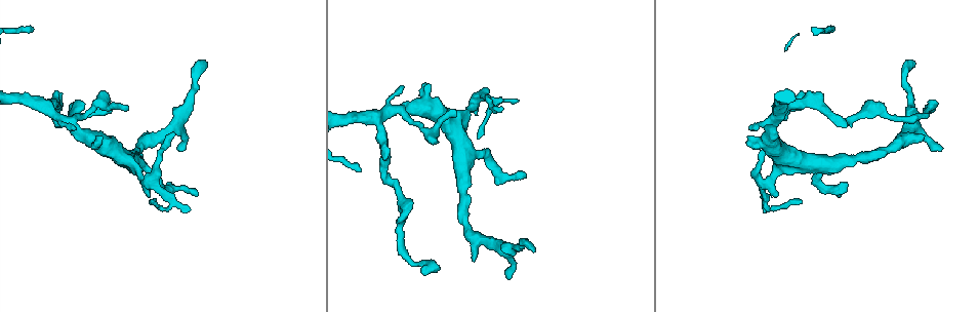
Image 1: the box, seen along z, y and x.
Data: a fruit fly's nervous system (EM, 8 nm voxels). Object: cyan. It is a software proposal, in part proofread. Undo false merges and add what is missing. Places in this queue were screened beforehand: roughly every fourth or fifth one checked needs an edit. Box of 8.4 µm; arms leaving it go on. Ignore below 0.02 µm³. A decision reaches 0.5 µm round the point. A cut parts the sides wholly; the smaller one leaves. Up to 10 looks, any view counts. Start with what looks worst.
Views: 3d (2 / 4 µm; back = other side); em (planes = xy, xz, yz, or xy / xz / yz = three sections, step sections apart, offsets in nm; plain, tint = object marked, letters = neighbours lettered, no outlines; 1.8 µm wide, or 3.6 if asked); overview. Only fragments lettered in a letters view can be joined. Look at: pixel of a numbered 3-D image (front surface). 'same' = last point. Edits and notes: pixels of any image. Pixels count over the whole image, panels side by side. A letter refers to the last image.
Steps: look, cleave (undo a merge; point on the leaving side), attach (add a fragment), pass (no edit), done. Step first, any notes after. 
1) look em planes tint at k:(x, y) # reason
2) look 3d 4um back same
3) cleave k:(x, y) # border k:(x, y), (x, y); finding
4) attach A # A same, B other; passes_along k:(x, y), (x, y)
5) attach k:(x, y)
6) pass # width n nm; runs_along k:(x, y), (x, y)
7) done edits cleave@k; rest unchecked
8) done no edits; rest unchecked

look em yz step 8 letters at 1:(941, 150) # an open end

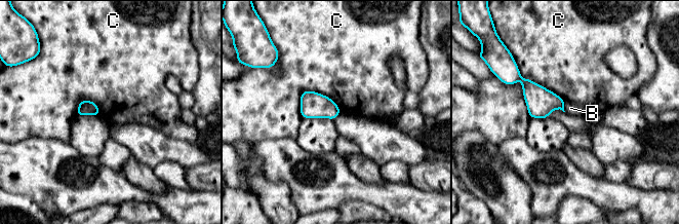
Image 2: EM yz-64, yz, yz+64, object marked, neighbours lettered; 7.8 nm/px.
look em planes letters same # another direction

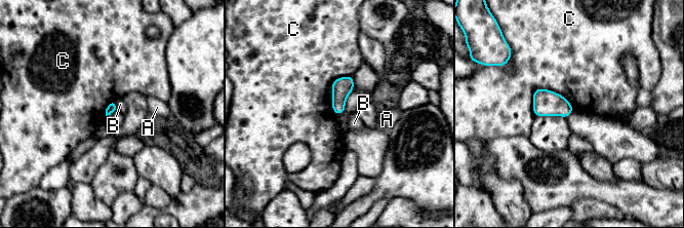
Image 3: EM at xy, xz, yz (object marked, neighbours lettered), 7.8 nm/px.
pass # A other, B other, C other; border 3:(532, 91), (551, 89), (574, 108); none of them fits

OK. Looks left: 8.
look em xy step 4 letters at 1:(526, 177) # branch stops here

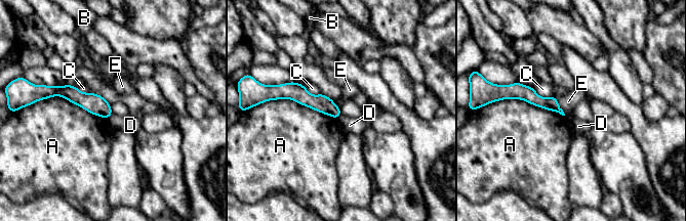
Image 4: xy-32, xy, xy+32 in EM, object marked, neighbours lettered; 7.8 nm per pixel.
look em planes letters same # cut it another way

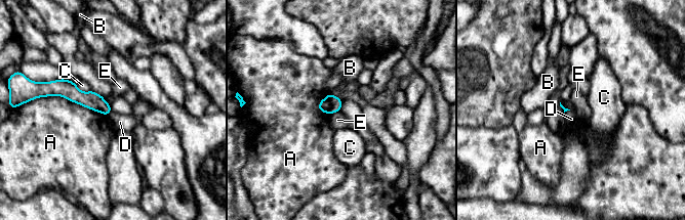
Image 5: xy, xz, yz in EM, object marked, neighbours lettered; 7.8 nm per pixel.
pass # A other, B other, C other, D other, E other; border 5:(339, 110), (329, 115); none of them fits

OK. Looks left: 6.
look em planes letters at 1:(175, 133) # branch stops here

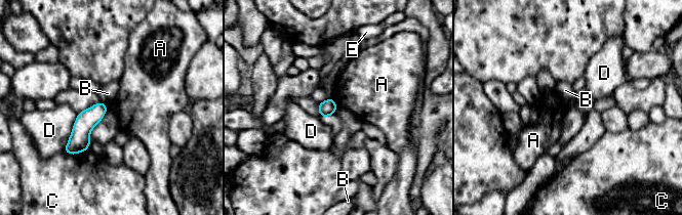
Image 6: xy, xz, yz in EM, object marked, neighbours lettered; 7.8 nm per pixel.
pass # A other, B other, C other, D other, E other; runs_along 6:(105, 108), (67, 149); none of them fits

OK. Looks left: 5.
look em yz step 8 letters at 1:(888, 150) # thin neck

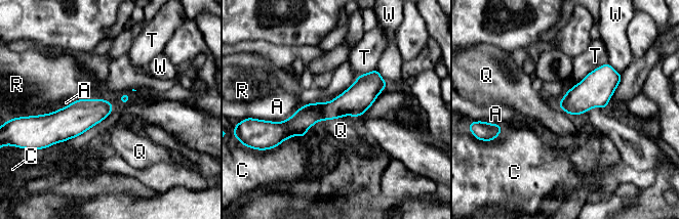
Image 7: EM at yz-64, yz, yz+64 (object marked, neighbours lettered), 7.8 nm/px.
pass # A other, C other, Q other, R other, T other, W other; border 7:(345, 116), (326, 119), (323, 122); continuous, no second neuron

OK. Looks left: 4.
done no edits; rest unchecked

